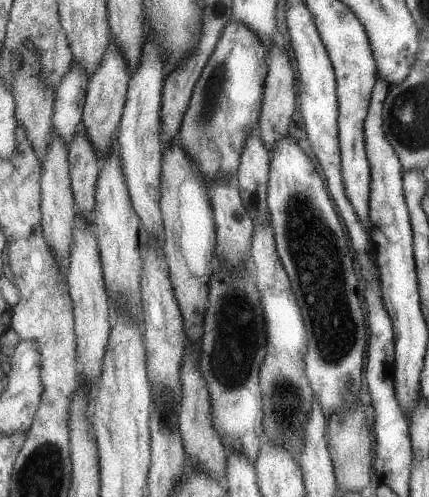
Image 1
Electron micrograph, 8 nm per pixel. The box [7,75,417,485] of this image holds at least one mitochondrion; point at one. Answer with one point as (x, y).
(311, 246)

